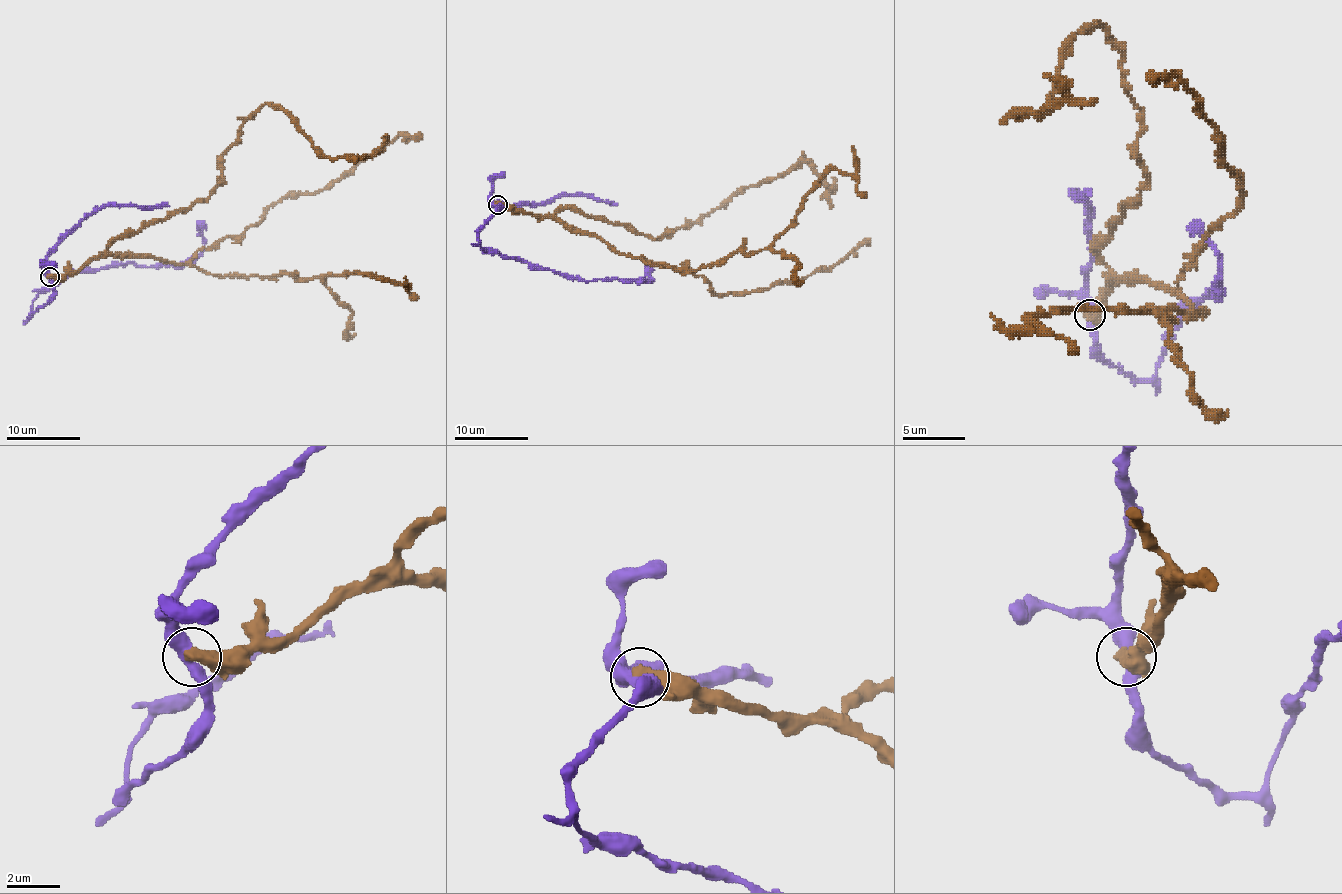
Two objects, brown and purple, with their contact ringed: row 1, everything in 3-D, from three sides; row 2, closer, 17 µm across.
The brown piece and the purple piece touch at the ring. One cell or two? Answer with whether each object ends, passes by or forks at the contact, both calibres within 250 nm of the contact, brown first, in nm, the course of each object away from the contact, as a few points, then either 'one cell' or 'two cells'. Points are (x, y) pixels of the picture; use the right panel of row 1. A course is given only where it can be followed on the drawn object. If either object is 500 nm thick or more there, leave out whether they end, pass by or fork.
500/440 nm | brown via (1090, 313), (1147, 183), (1140, 108), (1100, 24), (1019, 114), (1062, 95), (1044, 77) | purple via (1090, 313), (1094, 348), (1137, 379), (1150, 379), (1184, 307), (1209, 292), (1218, 298), (1218, 260), (1193, 220) | two cells

